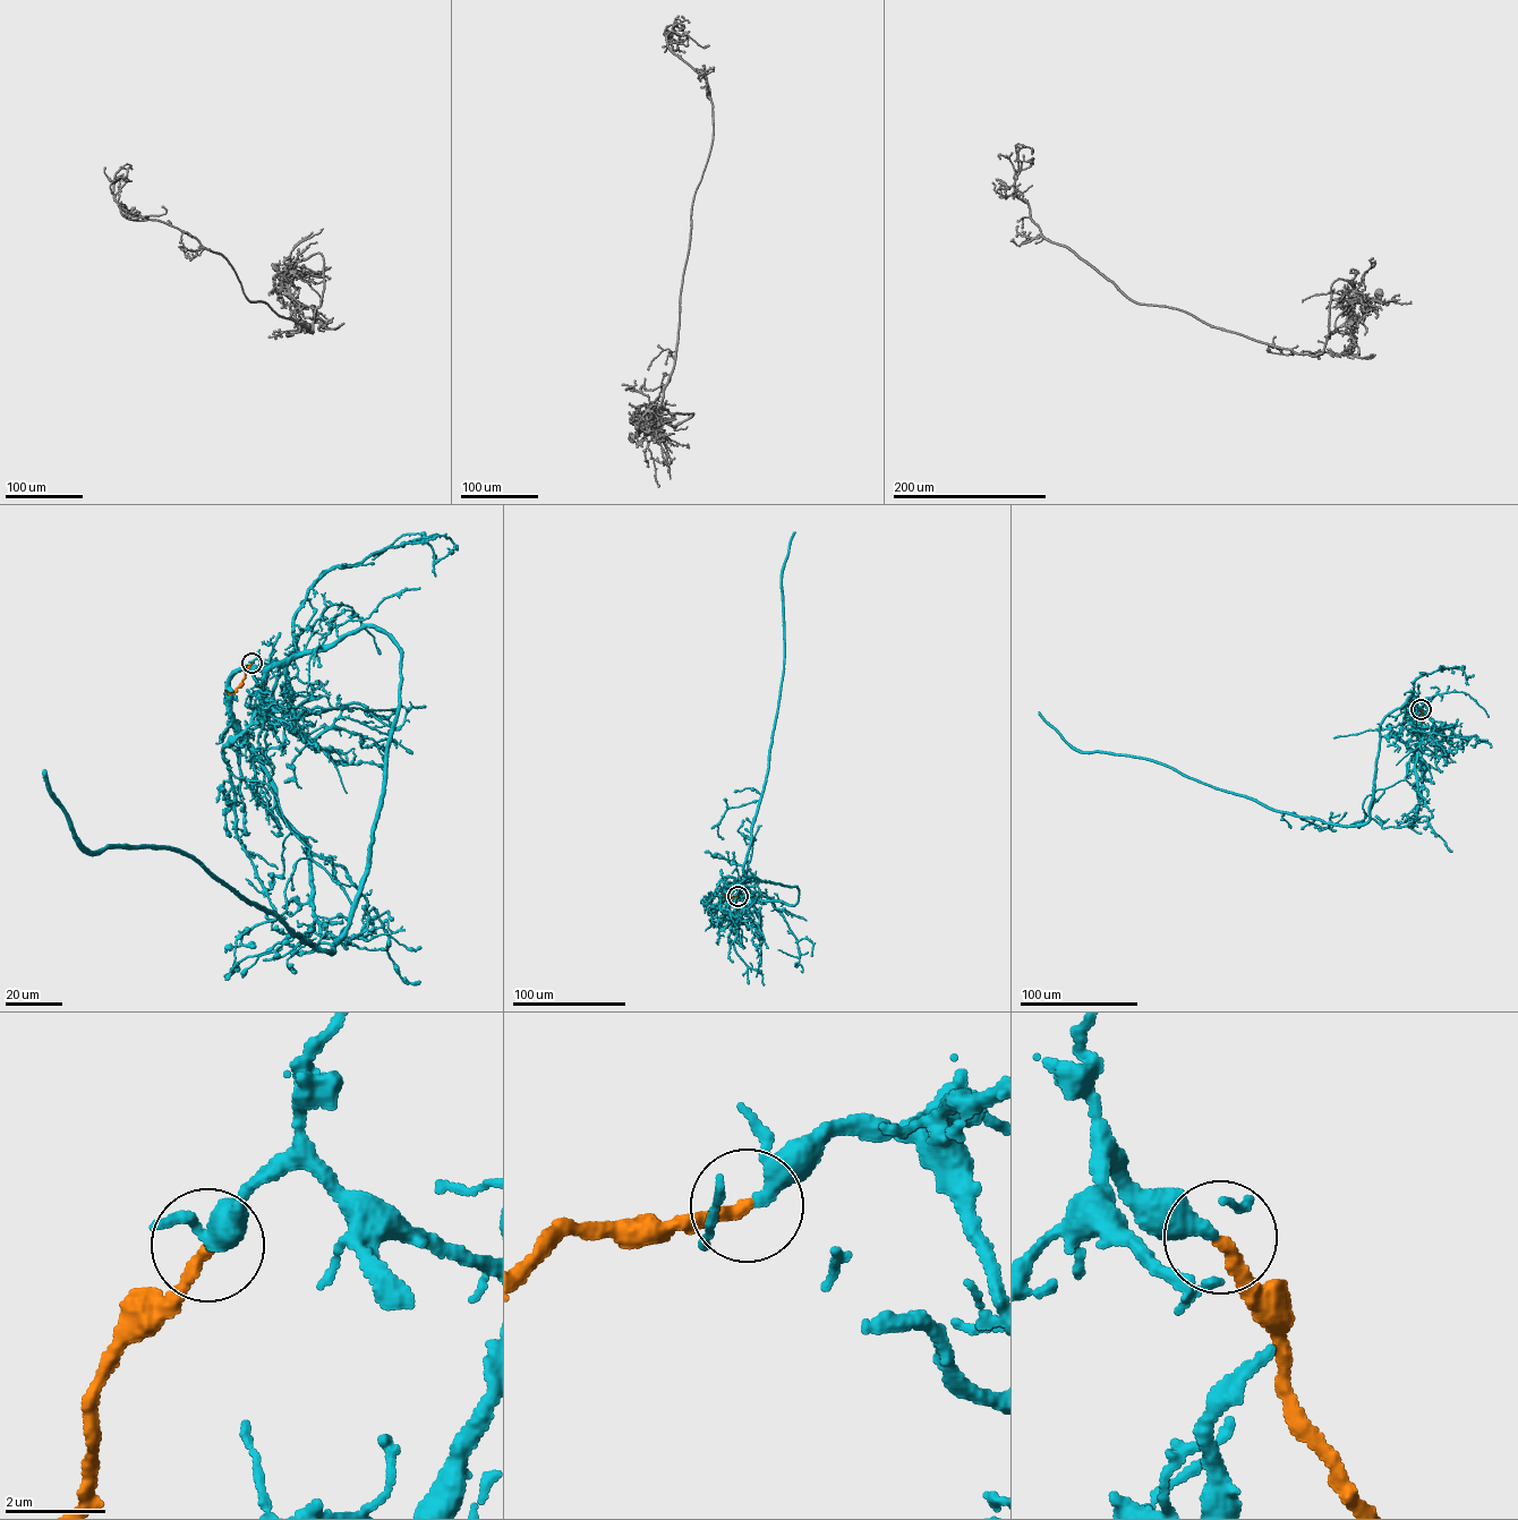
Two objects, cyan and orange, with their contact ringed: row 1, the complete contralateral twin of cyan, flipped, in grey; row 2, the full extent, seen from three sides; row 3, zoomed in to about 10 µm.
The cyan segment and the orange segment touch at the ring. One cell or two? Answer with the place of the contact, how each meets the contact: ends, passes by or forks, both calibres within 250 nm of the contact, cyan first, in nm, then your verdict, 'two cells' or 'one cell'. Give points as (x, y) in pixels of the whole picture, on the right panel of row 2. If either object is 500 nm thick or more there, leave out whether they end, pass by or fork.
(1421, 709) | cyan ends | orange ends | 360/240 nm | one cell

